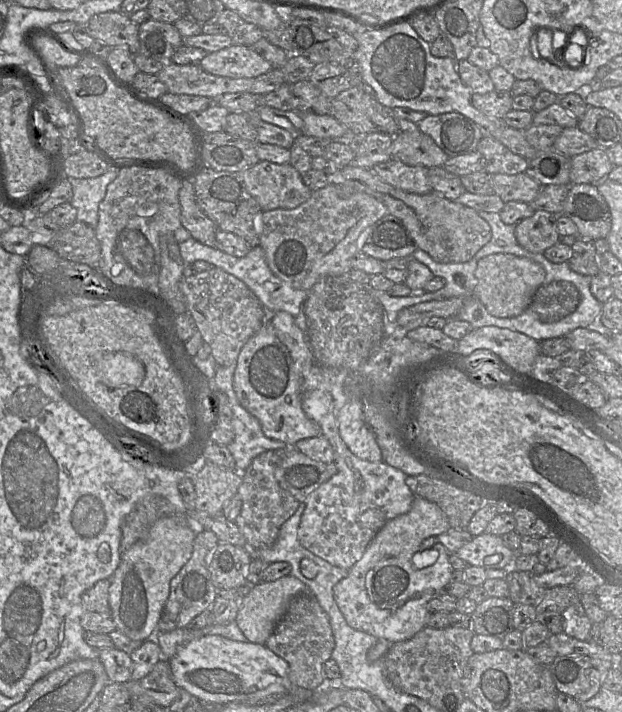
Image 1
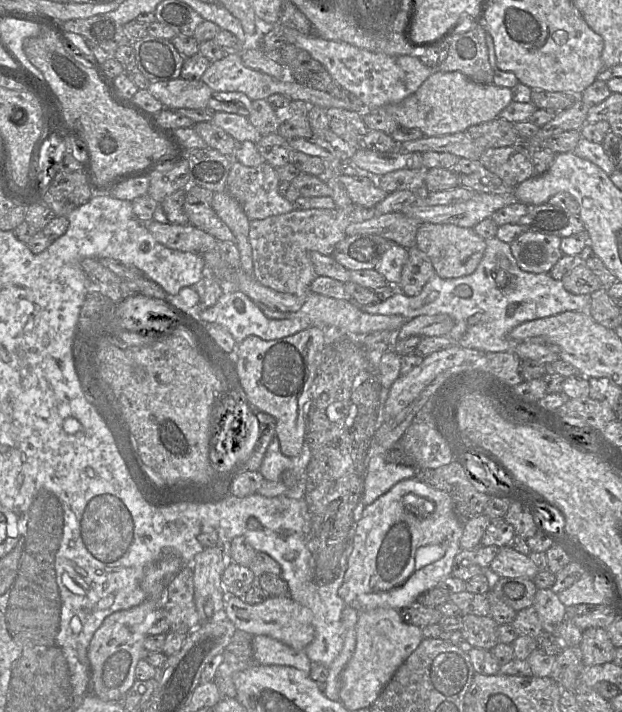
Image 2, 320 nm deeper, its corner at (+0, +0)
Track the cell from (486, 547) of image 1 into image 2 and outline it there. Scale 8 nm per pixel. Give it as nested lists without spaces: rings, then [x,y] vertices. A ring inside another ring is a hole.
[[[504,546],[491,562],[489,569],[500,577],[521,577],[533,579],[538,572],[538,567],[524,555],[514,549]]]

